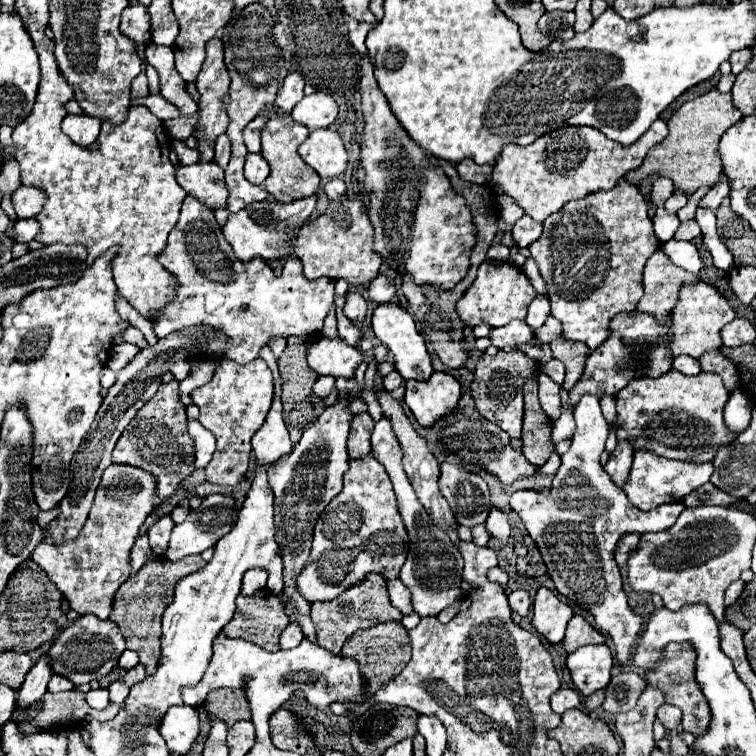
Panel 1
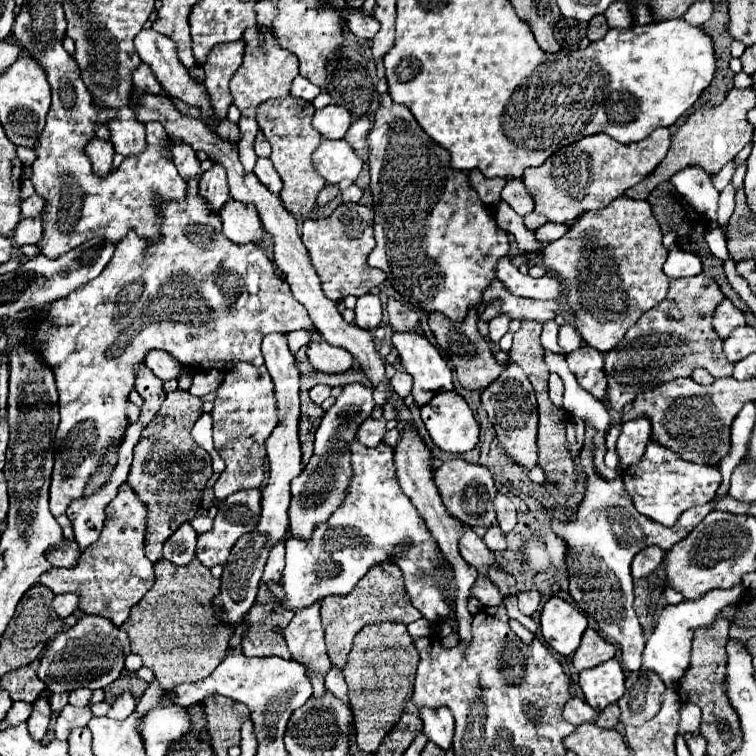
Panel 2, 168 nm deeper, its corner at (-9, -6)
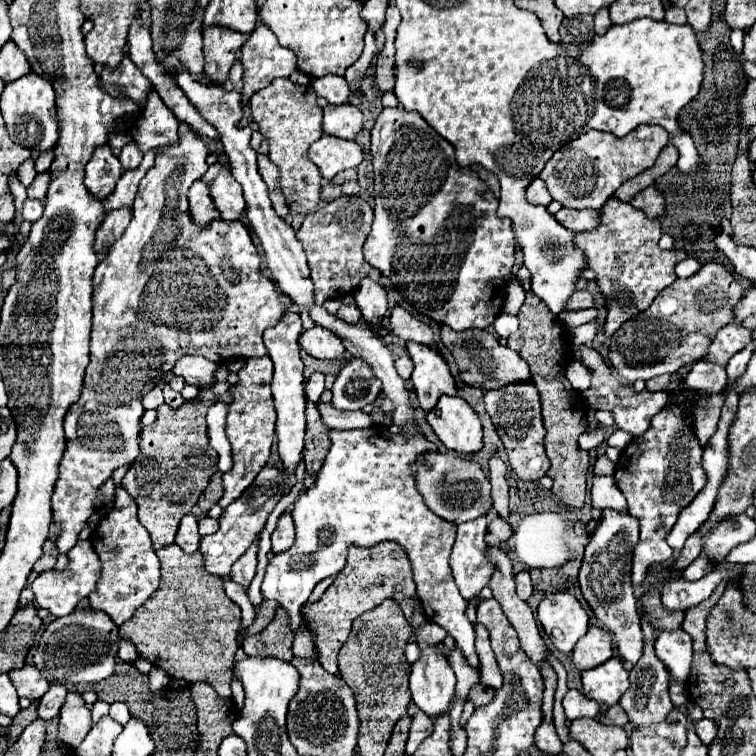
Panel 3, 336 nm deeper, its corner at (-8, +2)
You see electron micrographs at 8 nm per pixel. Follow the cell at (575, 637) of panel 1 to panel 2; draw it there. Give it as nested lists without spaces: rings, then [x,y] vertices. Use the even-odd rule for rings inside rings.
[[[588,628],[582,636],[580,648],[574,652],[572,664],[578,672],[582,672],[582,670],[594,668],[594,666],[614,658],[614,654],[616,654],[616,648],[610,642],[606,642],[604,638],[600,638],[596,630]]]

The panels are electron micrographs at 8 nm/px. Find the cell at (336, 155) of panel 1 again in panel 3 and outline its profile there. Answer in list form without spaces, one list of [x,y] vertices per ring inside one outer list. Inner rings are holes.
[[[323,134],[309,148],[309,158],[317,164],[323,178],[331,180],[341,170],[357,168],[363,162],[363,150],[353,140]]]

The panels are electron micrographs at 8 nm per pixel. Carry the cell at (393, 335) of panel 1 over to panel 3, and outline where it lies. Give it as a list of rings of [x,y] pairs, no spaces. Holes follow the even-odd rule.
[[[407,342],[407,350],[415,364],[411,382],[425,412],[429,412],[437,404],[437,398],[441,394],[457,394],[457,386],[449,372],[449,364],[437,350],[417,342]]]

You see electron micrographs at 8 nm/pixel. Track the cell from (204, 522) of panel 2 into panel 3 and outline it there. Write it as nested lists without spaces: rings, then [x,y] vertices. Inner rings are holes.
[[[211,516],[199,518],[199,534],[201,534],[201,536],[213,534],[215,530],[217,530],[217,520],[215,520],[215,518],[211,518]]]

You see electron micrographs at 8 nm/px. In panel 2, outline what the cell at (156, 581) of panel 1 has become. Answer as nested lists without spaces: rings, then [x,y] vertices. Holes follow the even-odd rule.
[[[198,558],[186,566],[158,560],[154,572],[156,584],[132,608],[128,620],[120,628],[126,630],[130,638],[132,654],[142,658],[142,664],[154,672],[164,690],[170,690],[176,684],[198,682],[214,672],[228,654],[232,626],[226,626],[216,616],[212,600],[220,590],[220,580],[216,580],[210,568],[202,566]]]

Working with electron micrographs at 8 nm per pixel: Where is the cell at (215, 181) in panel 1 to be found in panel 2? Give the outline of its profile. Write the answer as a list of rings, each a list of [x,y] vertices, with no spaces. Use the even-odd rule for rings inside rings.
[[[170,140],[170,152],[172,152],[172,160],[174,160],[174,164],[176,164],[176,168],[184,180],[202,174],[200,160],[196,158],[196,152],[190,146],[186,146],[184,142],[172,142]]]

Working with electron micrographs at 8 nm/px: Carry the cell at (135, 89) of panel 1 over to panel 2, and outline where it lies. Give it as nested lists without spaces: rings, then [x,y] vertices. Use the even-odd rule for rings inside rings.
[[[144,62],[134,70],[132,80],[134,80],[134,86],[144,90],[144,92],[150,92],[150,94],[160,94],[162,92],[162,86],[158,84],[154,72],[150,72],[150,66],[146,66]]]

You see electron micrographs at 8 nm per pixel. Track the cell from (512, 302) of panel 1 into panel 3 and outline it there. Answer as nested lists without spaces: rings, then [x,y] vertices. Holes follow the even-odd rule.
[[[587,290],[575,292],[565,304],[567,310],[583,310],[583,308],[591,308],[591,306],[593,306],[593,296]]]

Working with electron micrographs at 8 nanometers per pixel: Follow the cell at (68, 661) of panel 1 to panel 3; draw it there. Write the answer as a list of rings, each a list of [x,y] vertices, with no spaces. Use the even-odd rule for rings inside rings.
[[[75,610],[65,618],[57,618],[47,624],[43,638],[33,656],[37,670],[53,682],[101,682],[115,672],[115,654],[119,650],[119,628],[105,612]]]

